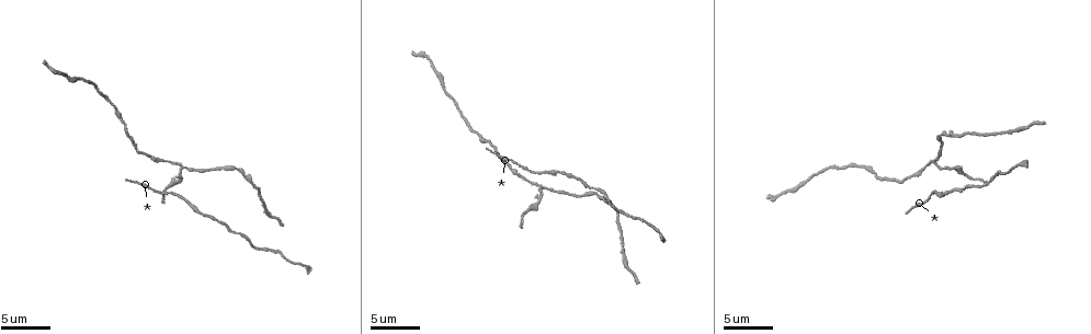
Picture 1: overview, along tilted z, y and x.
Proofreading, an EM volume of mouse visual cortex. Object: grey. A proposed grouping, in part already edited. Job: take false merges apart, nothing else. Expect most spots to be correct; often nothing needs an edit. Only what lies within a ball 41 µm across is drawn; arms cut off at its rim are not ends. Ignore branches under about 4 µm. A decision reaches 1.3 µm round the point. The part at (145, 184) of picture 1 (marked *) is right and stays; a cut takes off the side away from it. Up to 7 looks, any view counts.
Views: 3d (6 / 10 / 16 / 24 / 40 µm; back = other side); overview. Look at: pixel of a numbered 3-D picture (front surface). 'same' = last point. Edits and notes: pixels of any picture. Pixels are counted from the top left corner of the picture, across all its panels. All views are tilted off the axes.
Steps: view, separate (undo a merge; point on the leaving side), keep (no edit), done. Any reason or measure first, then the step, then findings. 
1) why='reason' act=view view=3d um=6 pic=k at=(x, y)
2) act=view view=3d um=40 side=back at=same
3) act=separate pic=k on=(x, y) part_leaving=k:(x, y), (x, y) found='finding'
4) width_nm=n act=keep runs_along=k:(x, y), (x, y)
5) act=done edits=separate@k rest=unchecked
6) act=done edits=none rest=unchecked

why='sudden change in width' act=view view=3d um=10 pic=1 at=(443, 90)

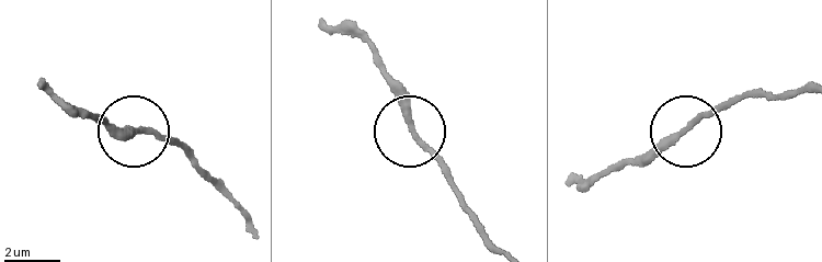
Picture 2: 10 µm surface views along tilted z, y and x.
act=keep found='one cell here'

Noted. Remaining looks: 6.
act=view view=3d um=6 pic=1 at=(183, 166)

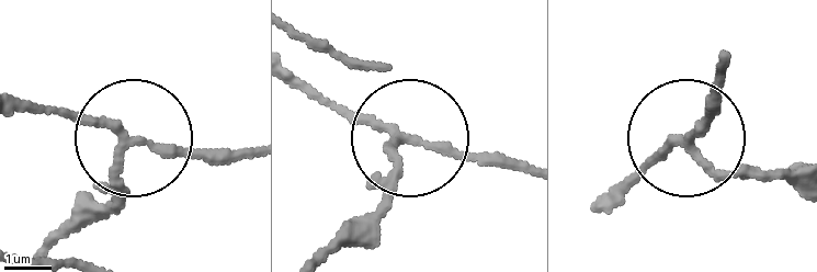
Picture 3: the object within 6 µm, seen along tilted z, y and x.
arms=3 act=separate pic=3 on=(123, 203) part_leaving=3:(117, 145), (117, 202), (53, 247) found='a second cell is stuck on'

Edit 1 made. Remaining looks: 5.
act=view view=overview

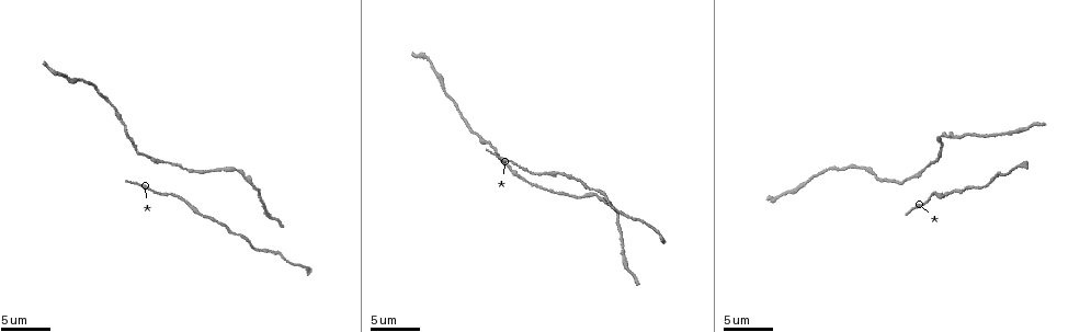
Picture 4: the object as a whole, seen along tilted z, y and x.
why='thin neck' act=view view=3d um=10 pic=4 at=(963, 190)

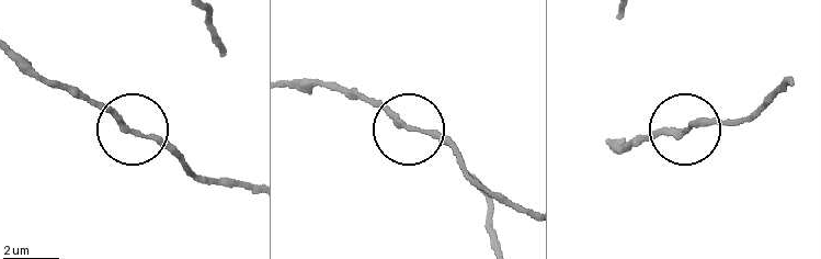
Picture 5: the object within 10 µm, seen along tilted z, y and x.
act=view view=3d um=6 pic=5 at=(416, 132)

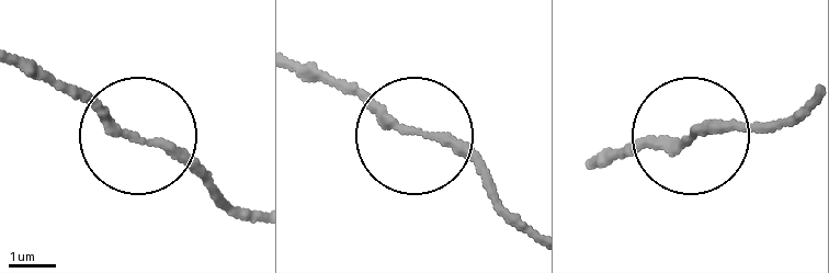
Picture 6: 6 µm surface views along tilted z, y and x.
act=keep found='one cell here'

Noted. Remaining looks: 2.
why='a narrow waist' act=view view=3d um=16 pic=4 at=(861, 168)

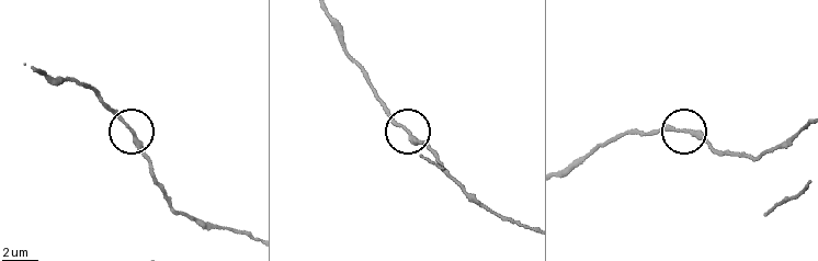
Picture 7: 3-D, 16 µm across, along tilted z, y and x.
width_nm=190 act=keep found='one cell here'

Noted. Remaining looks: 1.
act=done edits=separate@3 rest=unchecked

